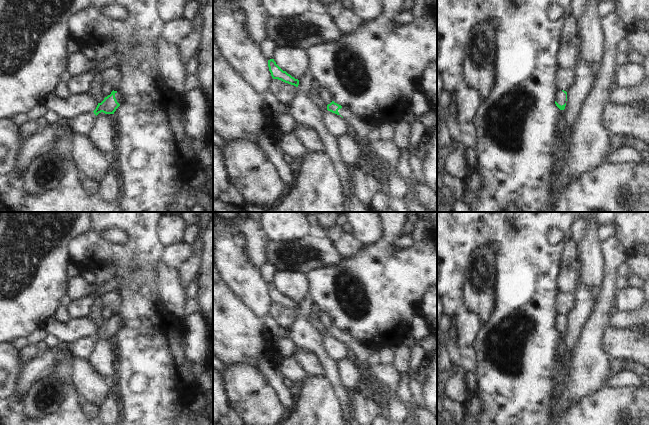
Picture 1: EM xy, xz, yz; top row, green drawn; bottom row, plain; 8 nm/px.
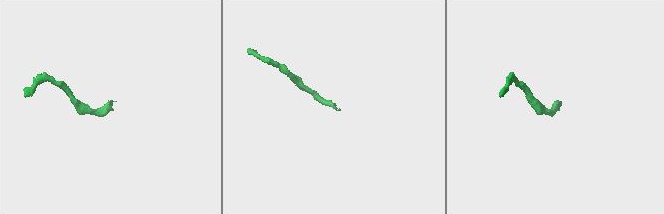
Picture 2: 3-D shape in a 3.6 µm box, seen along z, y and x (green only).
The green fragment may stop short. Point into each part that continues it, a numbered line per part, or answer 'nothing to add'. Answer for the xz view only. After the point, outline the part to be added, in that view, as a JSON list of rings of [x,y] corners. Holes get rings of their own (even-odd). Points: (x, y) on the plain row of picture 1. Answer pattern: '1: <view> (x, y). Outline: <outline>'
1: xz (361, 350). Outline: [[[342,331],[338,336],[361,362],[367,364],[368,359],[371,357],[375,349],[374,347],[371,347],[363,341],[355,338],[347,331]]]

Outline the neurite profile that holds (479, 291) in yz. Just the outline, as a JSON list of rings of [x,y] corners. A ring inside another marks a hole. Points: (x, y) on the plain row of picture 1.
[[[478,248],[472,253],[470,265],[464,273],[463,298],[464,308],[478,315],[484,327],[496,306],[496,268],[494,254],[490,248]]]

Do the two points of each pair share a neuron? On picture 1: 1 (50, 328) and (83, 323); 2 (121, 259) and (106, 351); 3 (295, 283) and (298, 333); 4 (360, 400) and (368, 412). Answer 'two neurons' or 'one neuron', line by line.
1: one neuron
2: two neurons
3: two neurons
4: one neuron

